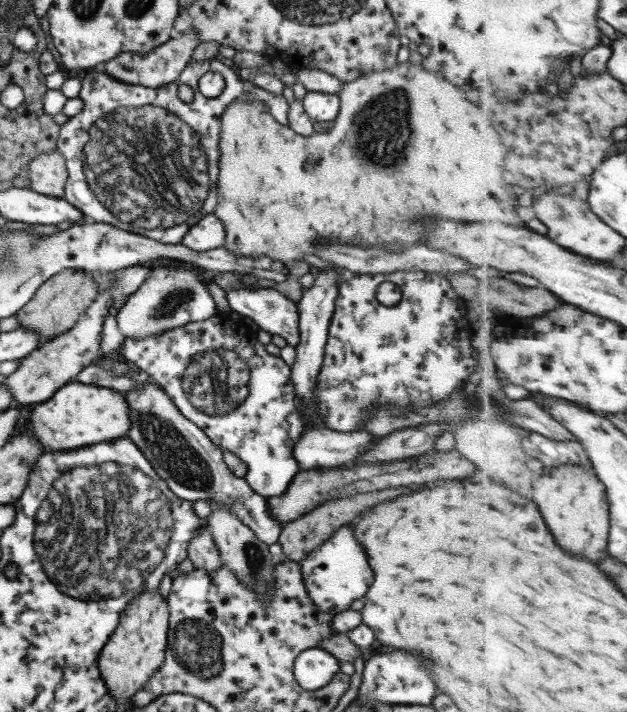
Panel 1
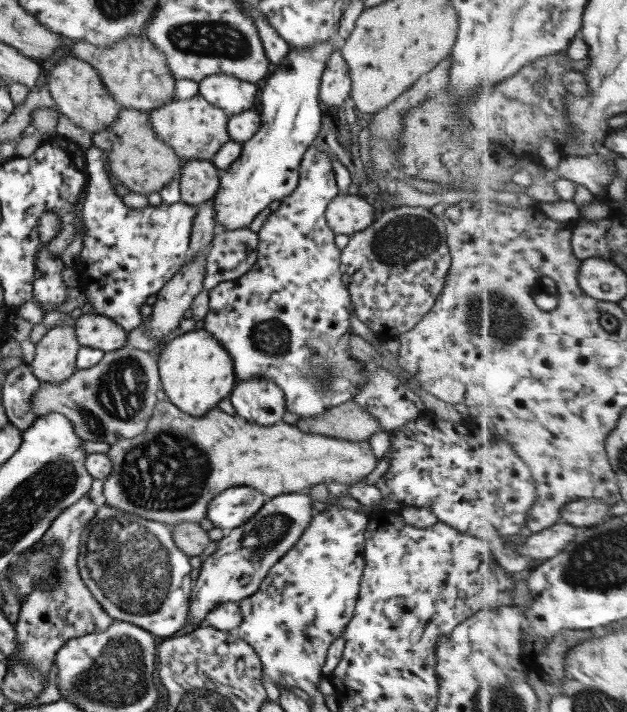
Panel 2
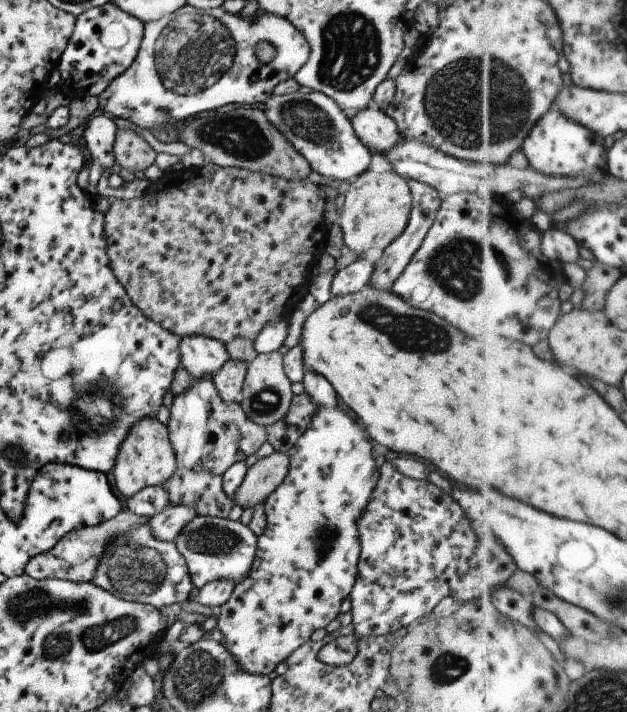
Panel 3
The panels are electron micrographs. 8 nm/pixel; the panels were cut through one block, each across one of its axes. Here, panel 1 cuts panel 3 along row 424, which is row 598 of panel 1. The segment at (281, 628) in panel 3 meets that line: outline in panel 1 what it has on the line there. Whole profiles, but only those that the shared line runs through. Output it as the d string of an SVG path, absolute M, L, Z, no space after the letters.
M353 523L339 526L325 542L313 548L298 562L304 582L303 587L319 610L336 614L349 609L349 604L353 600L361 598L365 594L367 586L371 584L373 574L371 574L371 568L367 566L367 556L365 556L361 544L357 544L357 540L353 540L353 529Z

